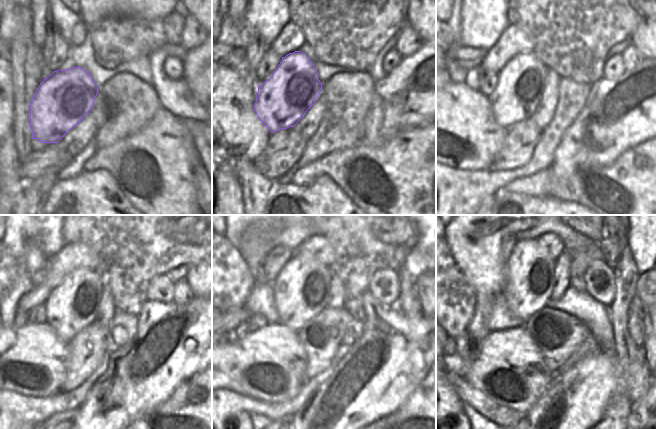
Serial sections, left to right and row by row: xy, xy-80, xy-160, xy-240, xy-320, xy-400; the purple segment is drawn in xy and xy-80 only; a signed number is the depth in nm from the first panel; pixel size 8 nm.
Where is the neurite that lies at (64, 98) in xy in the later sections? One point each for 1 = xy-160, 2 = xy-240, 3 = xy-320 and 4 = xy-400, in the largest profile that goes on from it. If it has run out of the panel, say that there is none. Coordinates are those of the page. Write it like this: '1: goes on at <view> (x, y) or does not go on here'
1: goes on at xy-160 (520, 86)
2: goes on at xy-240 (71, 306)
3: goes on at xy-320 (301, 289)
4: goes on at xy-400 (529, 269)

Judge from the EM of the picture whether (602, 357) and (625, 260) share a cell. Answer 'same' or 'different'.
different

